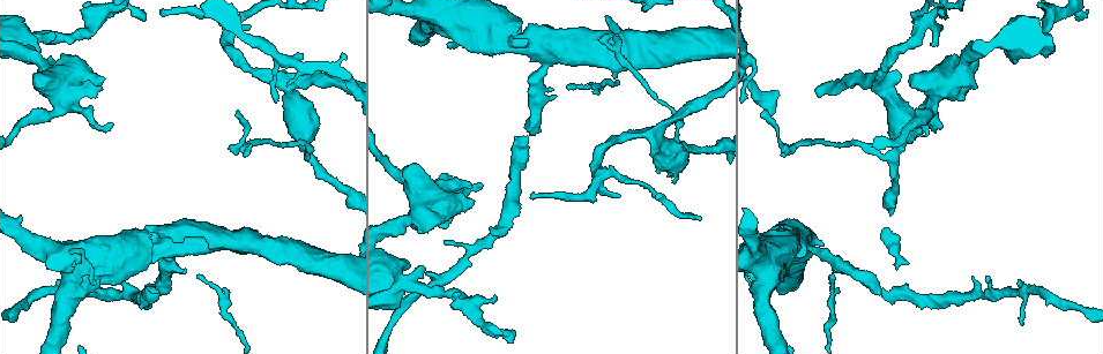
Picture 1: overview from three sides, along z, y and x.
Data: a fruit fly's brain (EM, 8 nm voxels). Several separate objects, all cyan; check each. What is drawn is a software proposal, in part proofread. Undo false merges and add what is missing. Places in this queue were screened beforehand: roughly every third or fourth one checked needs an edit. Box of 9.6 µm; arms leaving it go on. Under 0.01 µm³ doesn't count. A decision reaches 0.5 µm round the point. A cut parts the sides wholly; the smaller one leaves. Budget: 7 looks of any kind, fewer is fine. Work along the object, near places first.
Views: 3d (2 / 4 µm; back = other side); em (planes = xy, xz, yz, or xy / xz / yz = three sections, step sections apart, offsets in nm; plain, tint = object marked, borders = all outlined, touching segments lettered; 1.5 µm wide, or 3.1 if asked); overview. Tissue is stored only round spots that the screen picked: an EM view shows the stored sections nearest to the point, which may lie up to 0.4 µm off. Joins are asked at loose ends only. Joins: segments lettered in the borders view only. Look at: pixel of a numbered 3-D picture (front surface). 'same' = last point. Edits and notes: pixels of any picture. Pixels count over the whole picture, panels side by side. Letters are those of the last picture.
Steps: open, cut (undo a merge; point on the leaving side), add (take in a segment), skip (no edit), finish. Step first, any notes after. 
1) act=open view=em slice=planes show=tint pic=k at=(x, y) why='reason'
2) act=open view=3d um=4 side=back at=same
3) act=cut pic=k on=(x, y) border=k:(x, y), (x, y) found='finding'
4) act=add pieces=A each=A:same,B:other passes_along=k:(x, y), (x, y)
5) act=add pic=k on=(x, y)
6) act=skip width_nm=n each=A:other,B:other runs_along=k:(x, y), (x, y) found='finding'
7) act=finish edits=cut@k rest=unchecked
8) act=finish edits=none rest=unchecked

act=open view=em slice=yz step=8 show=borders pic=1 at=(473, 202) why='free end'

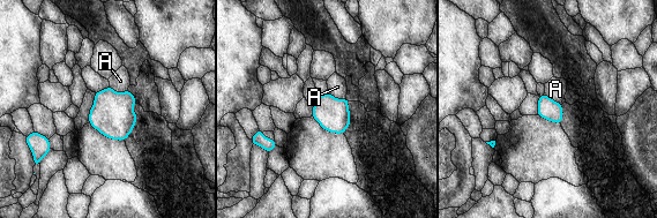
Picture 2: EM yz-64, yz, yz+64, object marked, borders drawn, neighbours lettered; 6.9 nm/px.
act=open view=em slice=planes show=borders at=same

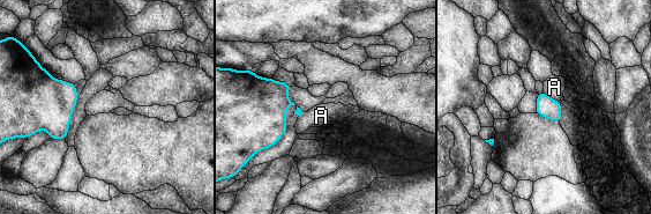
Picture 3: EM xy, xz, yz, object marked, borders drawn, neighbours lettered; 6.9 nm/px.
act=skip each=A:other border=3:(543, 91), (560, 102) found='none of them fits'

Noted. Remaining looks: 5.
act=open view=3d um=4 pic=1 at=(412, 166) why='an open end'

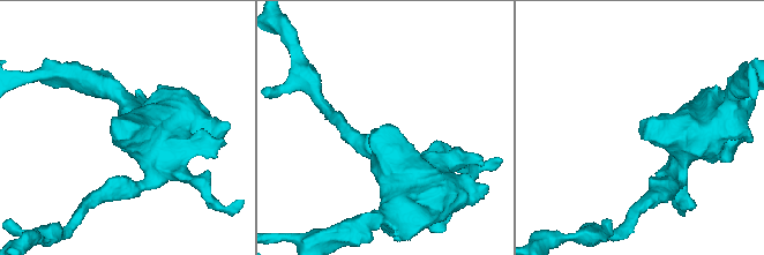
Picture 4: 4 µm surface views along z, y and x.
act=open view=em slice=yz step=8 show=borders pic=4 at=(122, 121)

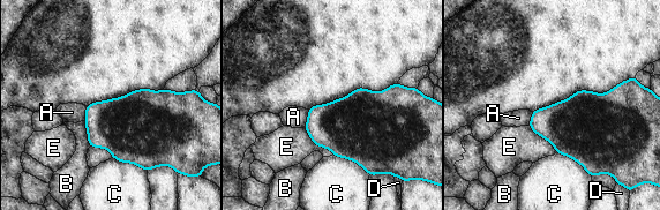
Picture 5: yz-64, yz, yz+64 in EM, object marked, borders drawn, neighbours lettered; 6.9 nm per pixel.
act=skip width_nm=400 each=A:other,B:other,C:other,D:other,E:other border=5:(83, 121), (87, 142), (90, 145) found='none of them fits'

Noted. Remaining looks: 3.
act=open view=3d um=4 pic=1 at=(146, 18) why='an open end'

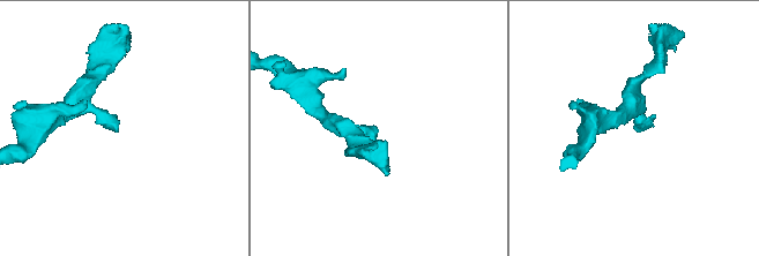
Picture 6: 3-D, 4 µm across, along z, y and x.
act=open view=em slice=xz step=8 show=tint pic=6 at=(376, 134)

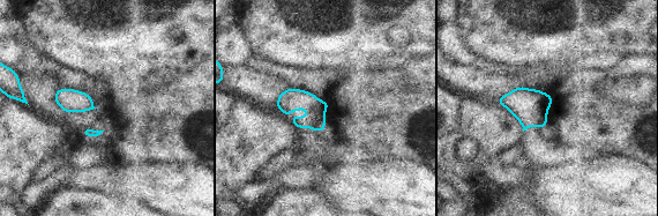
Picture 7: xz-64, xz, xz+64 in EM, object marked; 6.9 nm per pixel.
act=open view=em slice=yz step=8 show=borders at=same

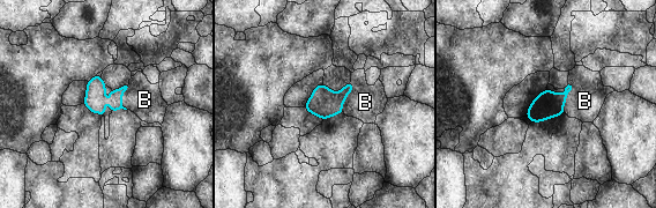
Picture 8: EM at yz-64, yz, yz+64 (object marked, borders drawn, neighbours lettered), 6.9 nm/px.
act=add pieces=B each=B:same passes_along=8:(323, 103), (345, 97), (365, 102) found='the cell continues'

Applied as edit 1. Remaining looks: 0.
act=finish edits=add@8 rest=unchecked

